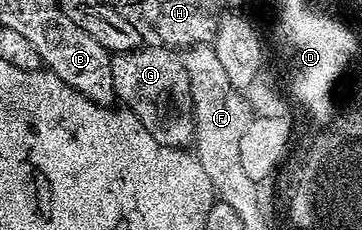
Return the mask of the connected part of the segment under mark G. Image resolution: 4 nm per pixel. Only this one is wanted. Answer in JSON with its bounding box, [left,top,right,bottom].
[110,45,194,148]

